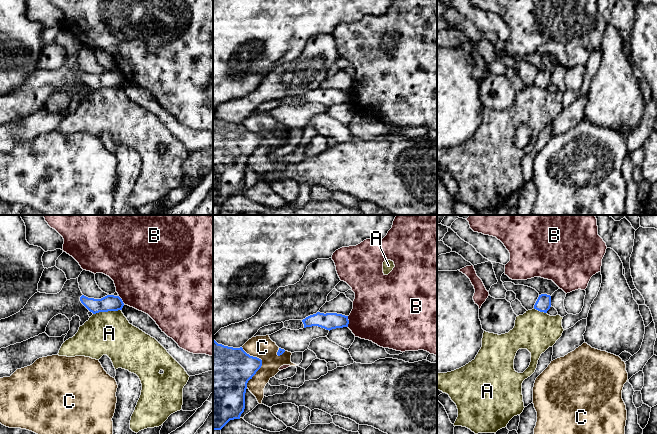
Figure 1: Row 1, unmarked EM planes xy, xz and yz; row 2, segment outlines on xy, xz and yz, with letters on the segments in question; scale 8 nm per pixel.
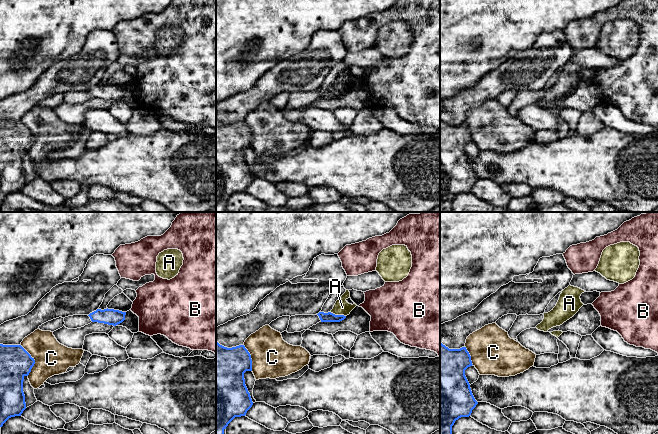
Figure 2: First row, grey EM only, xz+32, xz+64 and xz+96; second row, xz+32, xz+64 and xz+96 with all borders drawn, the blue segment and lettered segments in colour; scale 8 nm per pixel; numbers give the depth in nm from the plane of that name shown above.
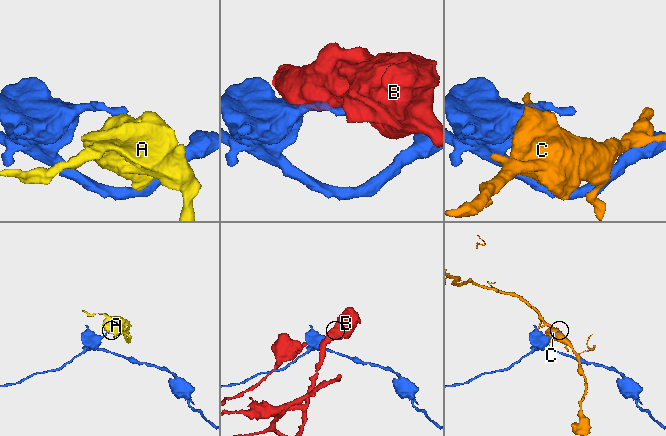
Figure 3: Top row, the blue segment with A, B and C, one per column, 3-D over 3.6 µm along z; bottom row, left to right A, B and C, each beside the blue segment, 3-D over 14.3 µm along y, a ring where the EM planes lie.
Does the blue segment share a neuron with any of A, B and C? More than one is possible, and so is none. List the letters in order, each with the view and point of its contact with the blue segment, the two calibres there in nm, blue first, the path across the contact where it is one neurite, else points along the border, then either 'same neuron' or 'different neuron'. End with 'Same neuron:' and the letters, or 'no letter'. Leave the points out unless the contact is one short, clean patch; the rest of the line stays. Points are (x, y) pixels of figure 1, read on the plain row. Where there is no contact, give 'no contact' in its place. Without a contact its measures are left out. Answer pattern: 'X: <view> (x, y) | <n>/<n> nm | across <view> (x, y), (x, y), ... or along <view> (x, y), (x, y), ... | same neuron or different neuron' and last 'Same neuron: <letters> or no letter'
A: xy (106, 87) | 130/360 nm | along xy (120, 85), (93, 90) | different neuron
B: xz (348, 97) | 140/440 nm | different neuron
C: xz (261, 140) | 340/190 nm | different neuron
Same neuron: no letter

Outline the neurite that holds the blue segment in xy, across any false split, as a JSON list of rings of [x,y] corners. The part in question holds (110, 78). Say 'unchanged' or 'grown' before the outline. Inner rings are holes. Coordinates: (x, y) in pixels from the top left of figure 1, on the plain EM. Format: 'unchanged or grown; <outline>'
unchanged; [[[82,71],[80,77],[93,90],[122,86],[124,82],[122,75],[114,71],[107,71],[101,75],[88,74]]]

